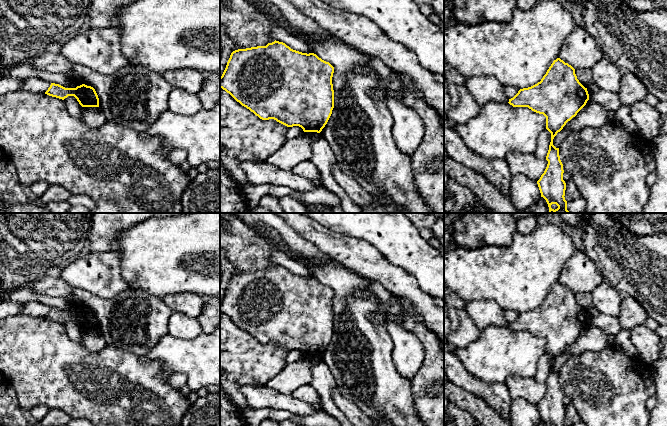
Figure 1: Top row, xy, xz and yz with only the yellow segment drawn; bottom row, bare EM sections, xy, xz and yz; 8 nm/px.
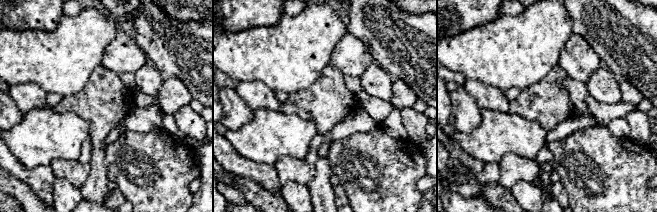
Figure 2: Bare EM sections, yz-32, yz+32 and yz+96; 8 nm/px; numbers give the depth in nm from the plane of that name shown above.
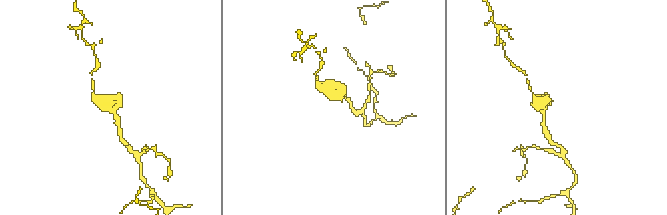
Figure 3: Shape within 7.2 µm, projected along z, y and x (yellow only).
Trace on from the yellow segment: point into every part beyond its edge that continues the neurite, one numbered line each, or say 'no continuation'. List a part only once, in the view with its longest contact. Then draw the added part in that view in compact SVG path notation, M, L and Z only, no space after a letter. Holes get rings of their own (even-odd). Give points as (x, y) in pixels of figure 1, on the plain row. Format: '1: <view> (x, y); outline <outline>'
no continuation

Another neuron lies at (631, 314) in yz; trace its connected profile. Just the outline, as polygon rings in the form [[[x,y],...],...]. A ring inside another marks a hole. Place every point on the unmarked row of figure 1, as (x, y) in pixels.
[[[632,296],[622,297],[620,311],[616,317],[622,329],[631,330],[637,325],[644,324],[647,314],[640,303]]]

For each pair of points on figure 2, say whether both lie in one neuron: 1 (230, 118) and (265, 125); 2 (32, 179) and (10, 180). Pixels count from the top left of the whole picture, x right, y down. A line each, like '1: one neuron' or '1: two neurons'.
1: two neurons
2: two neurons

